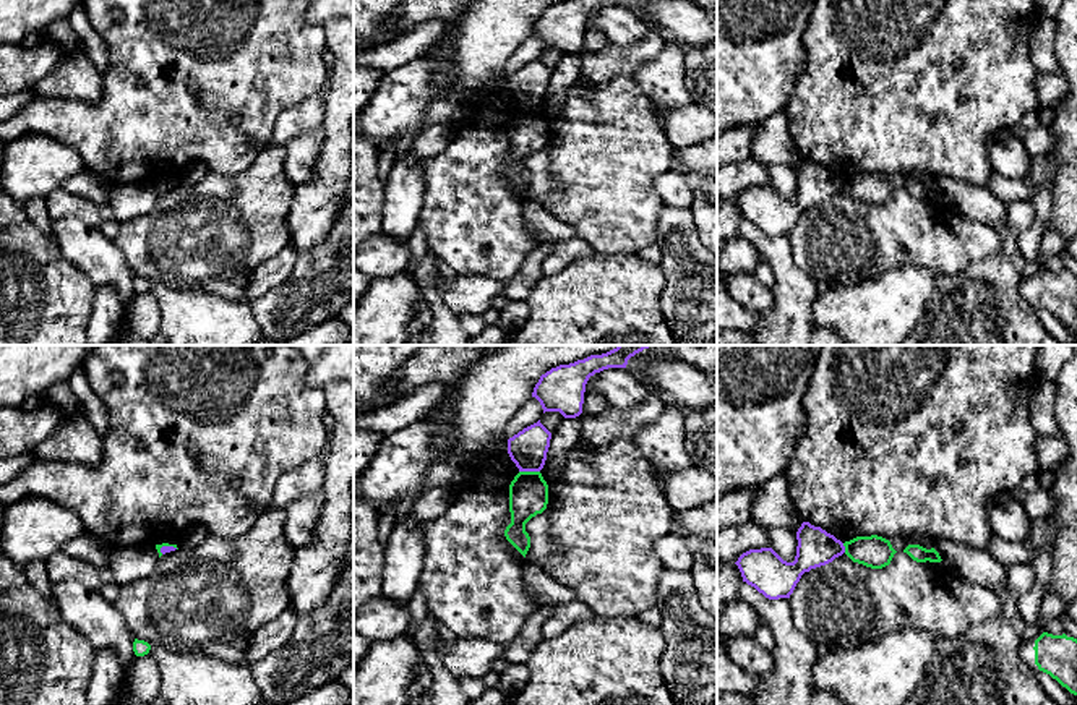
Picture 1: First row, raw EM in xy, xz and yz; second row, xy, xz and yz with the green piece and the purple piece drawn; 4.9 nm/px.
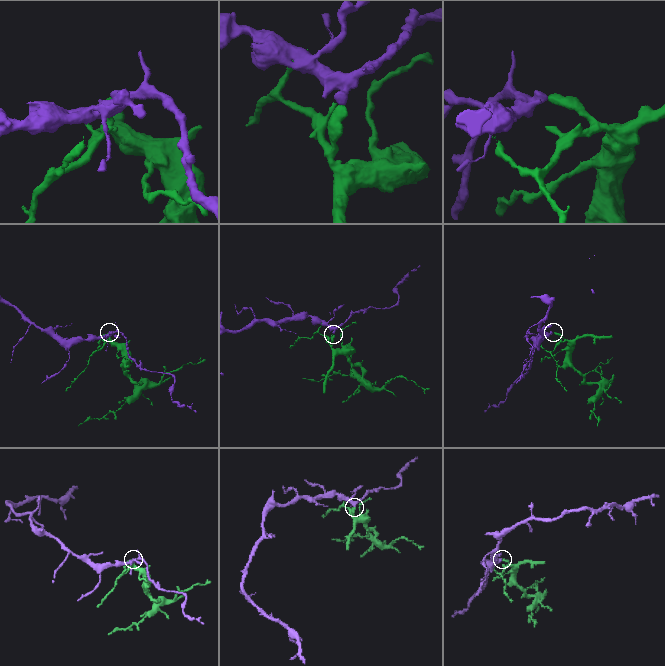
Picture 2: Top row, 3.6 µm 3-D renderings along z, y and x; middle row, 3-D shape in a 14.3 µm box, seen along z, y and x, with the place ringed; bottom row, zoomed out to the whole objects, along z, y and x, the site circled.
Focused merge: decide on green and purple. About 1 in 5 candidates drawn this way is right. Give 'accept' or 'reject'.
reject

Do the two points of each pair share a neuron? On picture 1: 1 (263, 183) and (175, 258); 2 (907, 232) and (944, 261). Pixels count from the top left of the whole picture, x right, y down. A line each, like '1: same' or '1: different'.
1: same
2: same

